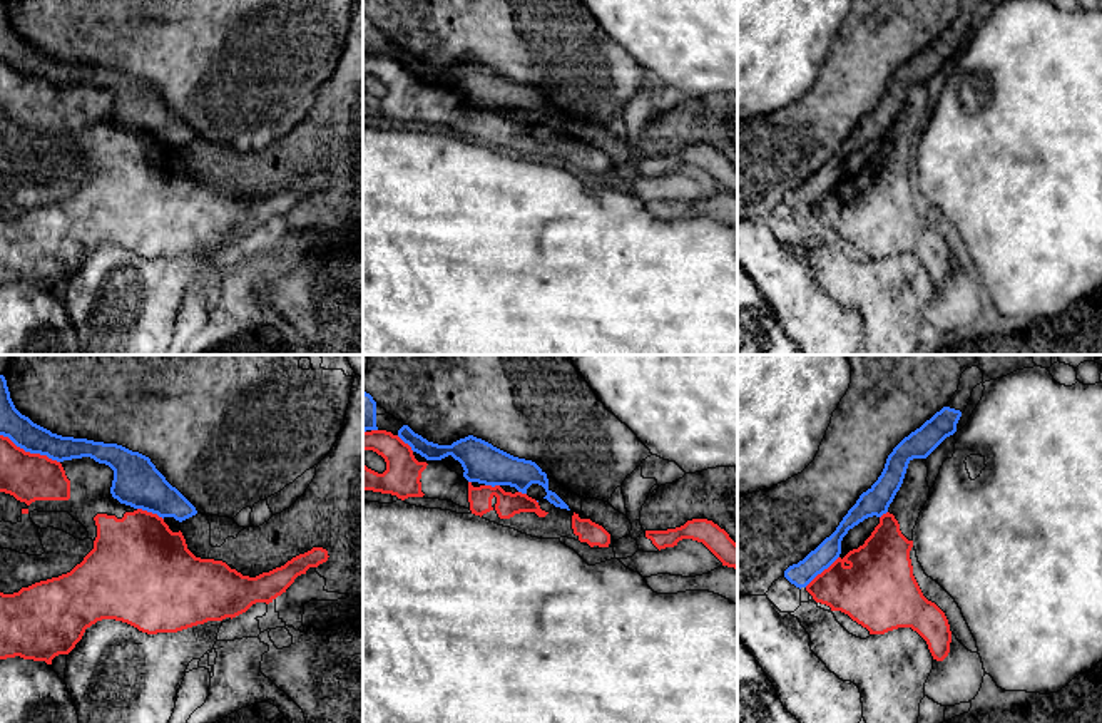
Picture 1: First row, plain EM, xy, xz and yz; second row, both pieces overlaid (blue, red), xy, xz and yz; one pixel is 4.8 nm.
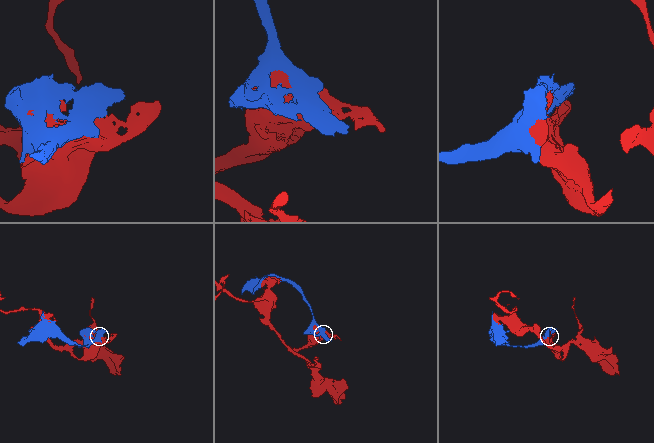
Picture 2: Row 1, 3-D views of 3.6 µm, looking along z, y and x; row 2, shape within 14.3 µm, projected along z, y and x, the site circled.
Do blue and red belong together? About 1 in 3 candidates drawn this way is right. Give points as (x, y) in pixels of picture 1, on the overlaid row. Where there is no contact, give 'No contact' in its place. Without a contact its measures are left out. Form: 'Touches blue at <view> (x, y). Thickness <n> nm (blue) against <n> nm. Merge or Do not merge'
Touches blue at xy (30, 452). Thickness 140 nm (blue) against 240 nm. Do not merge

